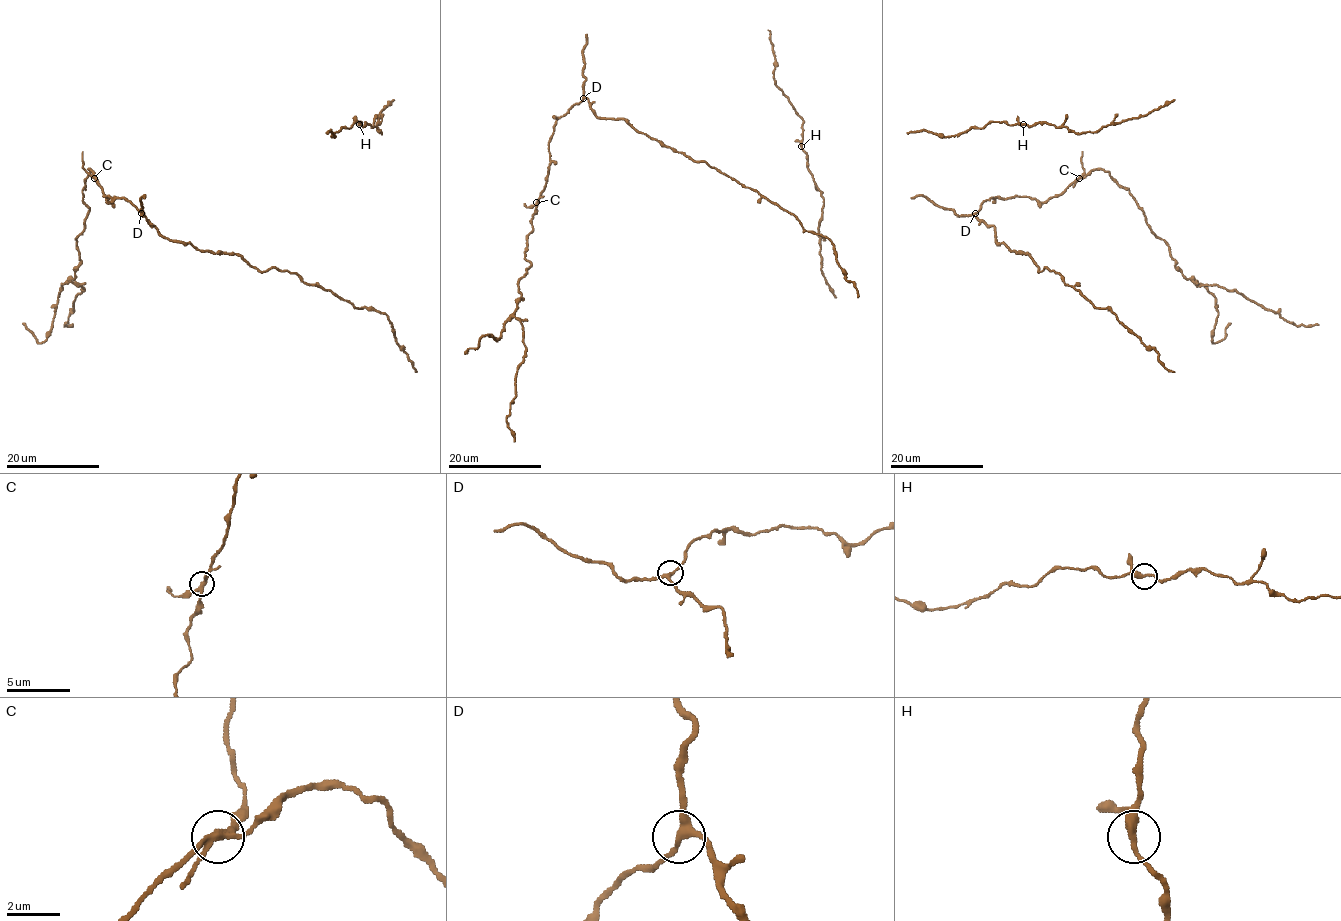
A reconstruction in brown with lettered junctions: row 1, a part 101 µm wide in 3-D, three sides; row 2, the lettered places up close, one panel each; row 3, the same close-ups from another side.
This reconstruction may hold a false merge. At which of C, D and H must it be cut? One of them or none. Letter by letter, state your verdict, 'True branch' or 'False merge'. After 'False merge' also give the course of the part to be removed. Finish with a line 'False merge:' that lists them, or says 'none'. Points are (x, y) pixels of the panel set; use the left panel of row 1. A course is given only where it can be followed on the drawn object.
C: False merge. Course of the part to remove: (94, 178), (85, 170), (83, 151)
D: True branch
H: True branch
False merge: C

